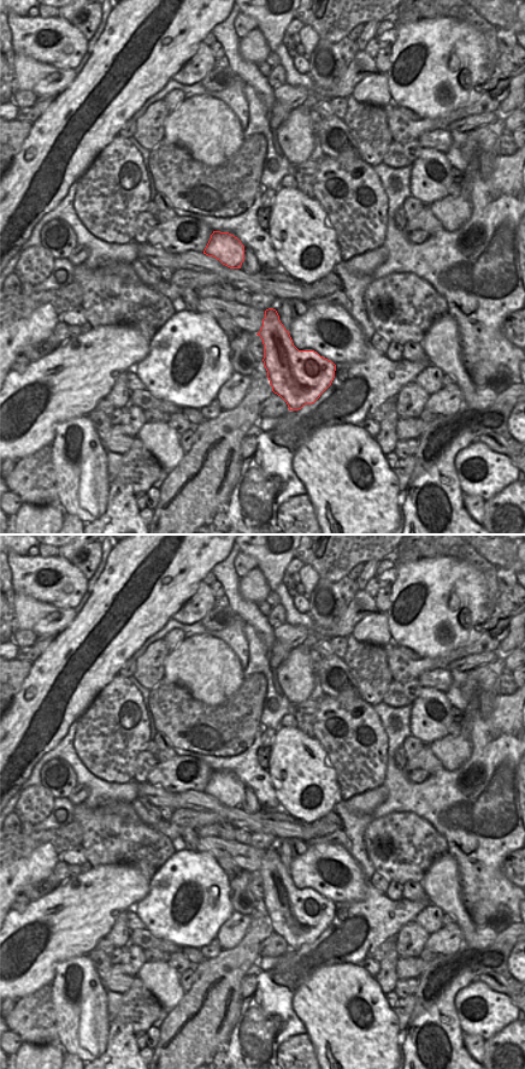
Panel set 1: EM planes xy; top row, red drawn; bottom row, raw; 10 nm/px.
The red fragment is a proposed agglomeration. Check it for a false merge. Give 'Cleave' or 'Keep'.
Keep.

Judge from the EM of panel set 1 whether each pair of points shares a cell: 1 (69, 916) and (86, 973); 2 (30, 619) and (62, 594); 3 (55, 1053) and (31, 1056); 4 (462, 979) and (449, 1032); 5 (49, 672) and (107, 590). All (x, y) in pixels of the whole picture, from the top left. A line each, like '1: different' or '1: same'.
1: different
2: different
3: same
4: same
5: same

